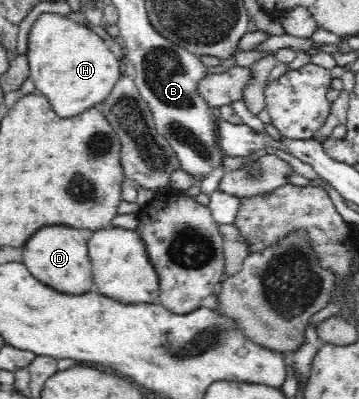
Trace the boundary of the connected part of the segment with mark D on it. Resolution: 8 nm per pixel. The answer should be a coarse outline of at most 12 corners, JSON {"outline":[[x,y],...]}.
{"outline":[[47,226],[23,246],[23,264],[62,293],[94,289],[81,230]]}

